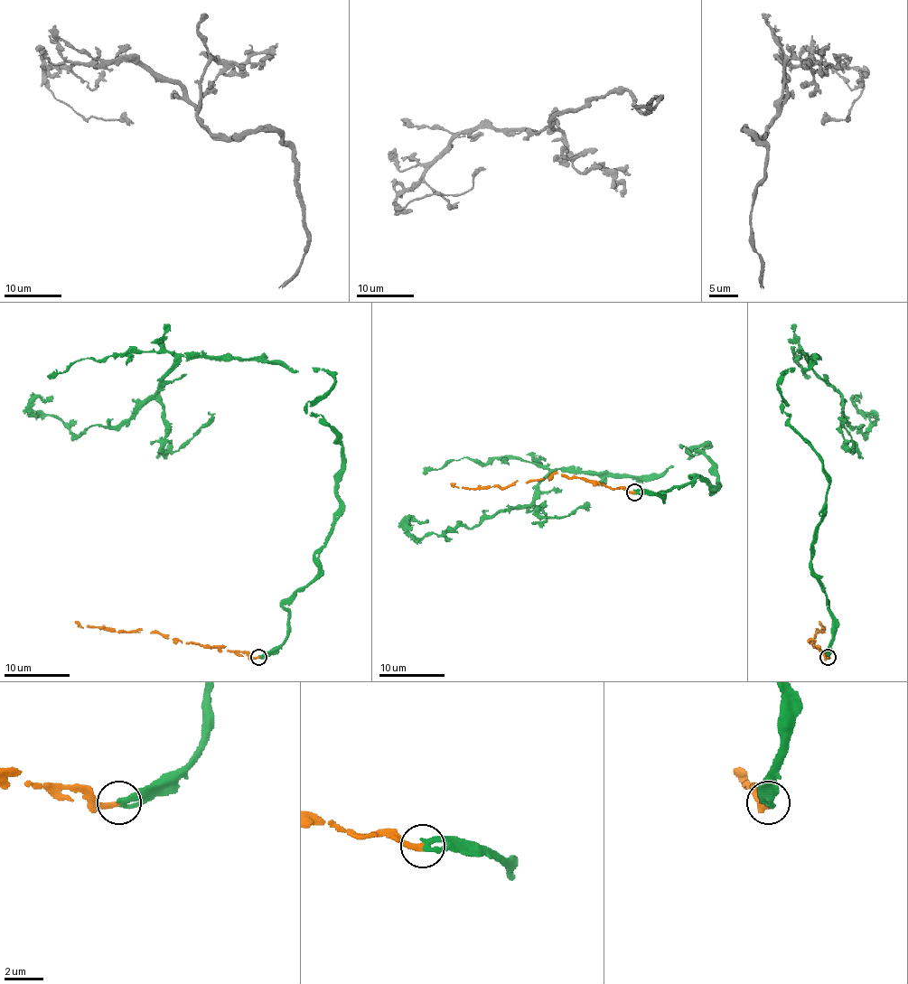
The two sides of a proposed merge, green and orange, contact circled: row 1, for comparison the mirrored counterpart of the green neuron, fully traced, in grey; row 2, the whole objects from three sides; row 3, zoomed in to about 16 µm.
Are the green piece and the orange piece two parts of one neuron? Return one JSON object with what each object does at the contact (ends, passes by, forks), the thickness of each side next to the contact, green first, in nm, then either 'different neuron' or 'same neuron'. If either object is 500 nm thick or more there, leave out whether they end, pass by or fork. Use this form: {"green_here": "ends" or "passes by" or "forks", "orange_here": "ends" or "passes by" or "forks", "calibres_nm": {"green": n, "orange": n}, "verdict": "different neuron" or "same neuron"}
{"green_here": "ends", "orange_here": "ends", "calibres_nm": {"green": 340, "orange": 300}, "verdict": "same neuron"}

